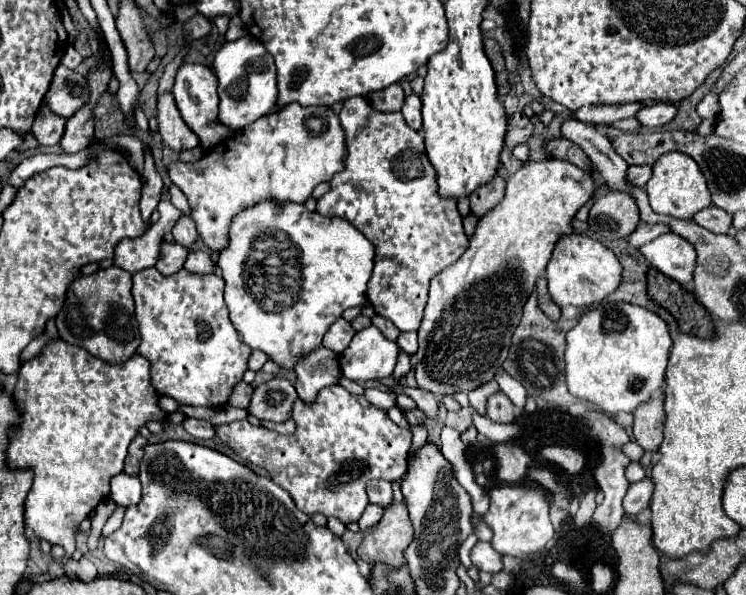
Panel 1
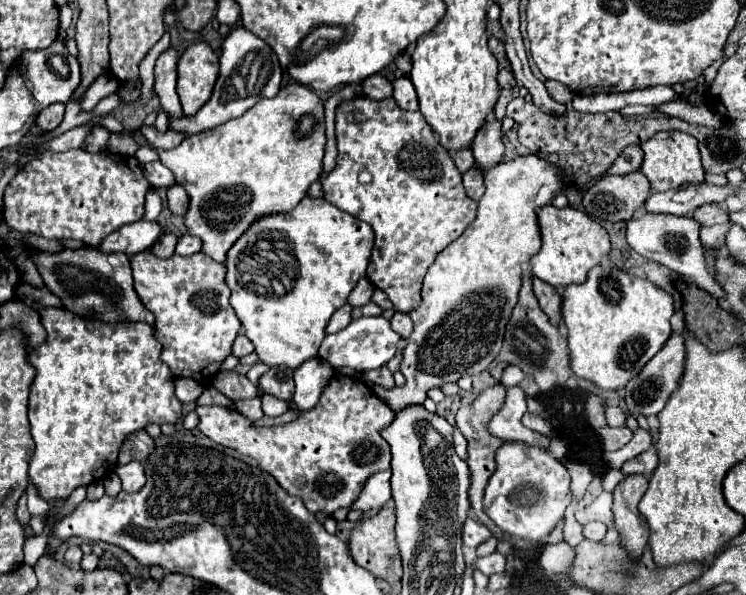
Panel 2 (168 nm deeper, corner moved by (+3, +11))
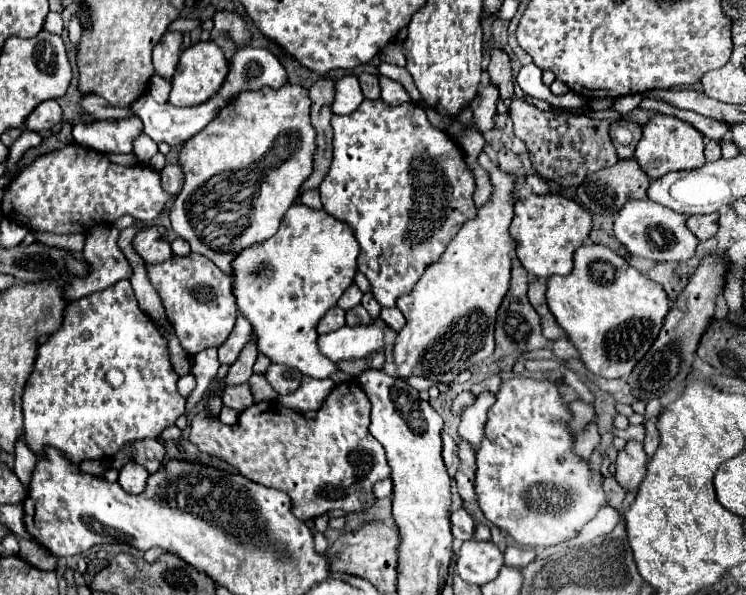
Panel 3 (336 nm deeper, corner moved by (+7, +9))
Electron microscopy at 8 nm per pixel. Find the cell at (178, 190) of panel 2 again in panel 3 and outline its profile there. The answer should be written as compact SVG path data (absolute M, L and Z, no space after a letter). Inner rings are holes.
M178 162L174 164L166 164L162 170L162 186L172 194L178 196L178 190L182 190L182 182L184 182L184 174Z

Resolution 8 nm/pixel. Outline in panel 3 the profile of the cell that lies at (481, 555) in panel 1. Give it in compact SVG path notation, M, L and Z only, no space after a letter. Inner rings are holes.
M456 508L450 512L452 536L458 540L470 540L474 536L474 520L464 508Z

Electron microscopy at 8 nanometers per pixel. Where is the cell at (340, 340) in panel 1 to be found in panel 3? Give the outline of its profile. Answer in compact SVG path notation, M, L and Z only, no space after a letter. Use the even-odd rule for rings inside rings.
M334 306L332 310L328 310L328 312L320 318L316 330L318 330L318 334L326 334L326 332L338 330L338 328L342 328L342 326L344 326L344 310L338 308L338 306Z

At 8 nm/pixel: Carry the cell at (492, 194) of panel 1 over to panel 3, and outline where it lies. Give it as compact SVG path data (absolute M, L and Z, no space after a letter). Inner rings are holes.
M488 84L480 88L476 98L470 102L470 108L474 112L474 126L480 132L486 132L494 126L492 116L496 114L496 100L498 100L498 86Z

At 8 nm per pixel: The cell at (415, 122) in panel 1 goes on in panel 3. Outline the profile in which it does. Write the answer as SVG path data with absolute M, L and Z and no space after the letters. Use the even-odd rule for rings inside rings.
M380 76L380 88L382 88L380 100L382 100L384 104L394 106L394 104L404 104L404 102L410 102L410 96L406 94L406 90L404 90L398 82L394 82L394 80L386 78L386 76Z

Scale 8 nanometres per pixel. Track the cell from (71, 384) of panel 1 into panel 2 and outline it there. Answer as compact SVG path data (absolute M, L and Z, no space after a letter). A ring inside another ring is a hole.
M54 306L40 308L38 312L40 312L40 322L46 330L46 340L28 354L28 362L36 370L36 378L34 378L32 388L30 388L30 404L28 404L30 432L32 432L32 438L36 442L36 450L34 450L34 456L30 460L28 478L30 478L30 484L38 490L38 496L44 498L46 502L54 504L58 500L66 500L78 486L88 486L92 482L100 482L106 476L110 476L116 468L118 450L120 450L124 438L130 432L142 430L148 422L154 422L154 424L172 422L174 424L182 416L182 402L174 396L174 378L170 376L170 370L166 370L166 366L162 366L162 360L160 360L162 346L154 340L150 324L102 324L102 322L96 322L96 320L84 320L80 316L74 316L72 312L66 312L62 308L54 308Z

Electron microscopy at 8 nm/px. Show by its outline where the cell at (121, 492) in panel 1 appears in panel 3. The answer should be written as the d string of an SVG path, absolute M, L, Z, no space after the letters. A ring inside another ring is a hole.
M130 462L120 470L118 482L128 494L142 494L144 488L146 488L148 476L150 476L150 472L144 466L138 466L138 464Z

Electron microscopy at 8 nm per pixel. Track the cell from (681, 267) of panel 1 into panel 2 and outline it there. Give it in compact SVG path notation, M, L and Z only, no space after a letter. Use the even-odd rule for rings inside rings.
M644 212L626 224L626 240L632 250L648 258L650 262L658 262L670 268L672 272L678 272L680 276L684 276L686 280L694 282L698 288L714 294L720 300L724 292L716 282L716 278L706 270L704 250L702 250L698 232L700 232L700 224L694 218L686 218L686 216L666 216L666 214Z

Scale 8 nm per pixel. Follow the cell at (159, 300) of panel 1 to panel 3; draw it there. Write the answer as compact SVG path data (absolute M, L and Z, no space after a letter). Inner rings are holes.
M192 252L188 256L174 256L162 264L148 264L148 276L164 302L168 322L190 356L226 342L234 328L238 308L232 294L232 278L216 268L214 262Z

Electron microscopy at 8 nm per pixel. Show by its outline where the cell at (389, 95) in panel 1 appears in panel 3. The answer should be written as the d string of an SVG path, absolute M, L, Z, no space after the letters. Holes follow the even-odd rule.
M362 72L358 76L360 80L360 88L362 88L362 94L366 98L380 98L380 86L378 86L378 76L376 74L366 74Z

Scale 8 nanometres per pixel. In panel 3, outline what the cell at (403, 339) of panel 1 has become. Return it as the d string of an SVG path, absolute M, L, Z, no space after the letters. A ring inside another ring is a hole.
M382 308L380 318L382 318L390 328L394 328L396 332L406 324L406 322L404 322L404 316L402 316L402 312L400 312L398 308Z

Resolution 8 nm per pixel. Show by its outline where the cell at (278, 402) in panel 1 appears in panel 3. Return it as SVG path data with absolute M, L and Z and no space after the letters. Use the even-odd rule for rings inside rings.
M272 364L268 368L266 376L268 376L268 382L272 384L272 388L282 396L292 394L302 384L302 372L290 368L290 366L284 366L284 364Z

